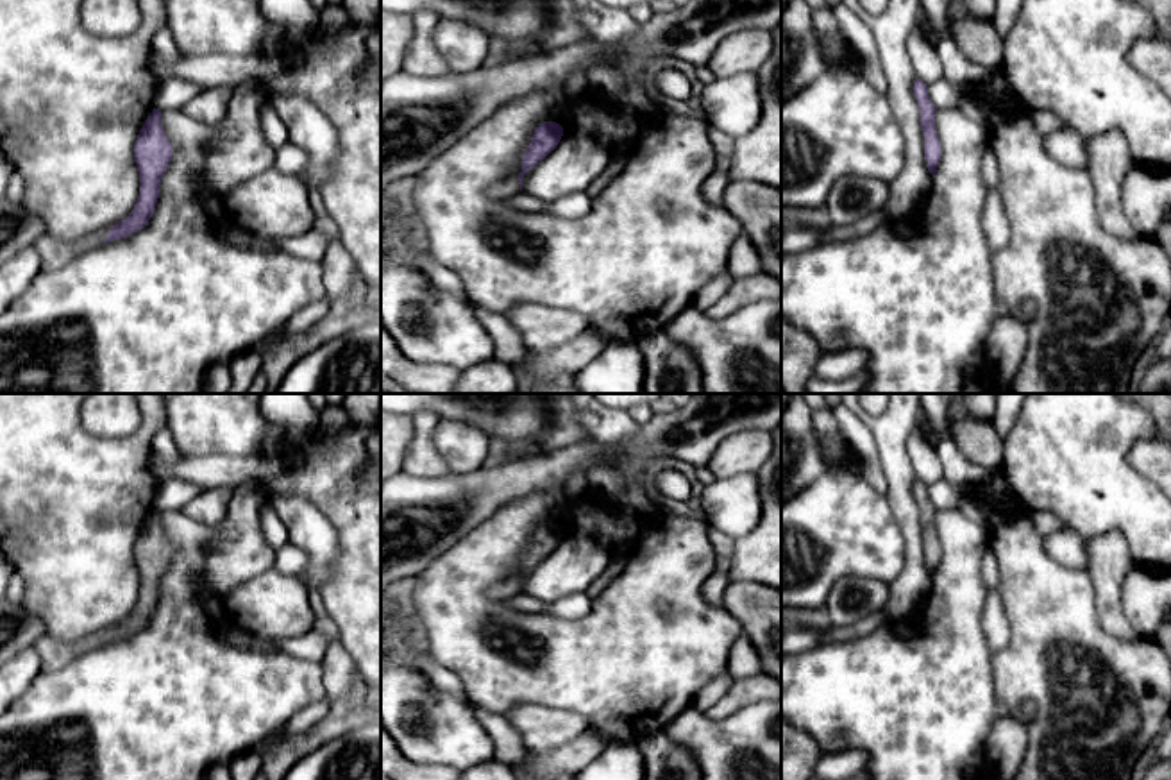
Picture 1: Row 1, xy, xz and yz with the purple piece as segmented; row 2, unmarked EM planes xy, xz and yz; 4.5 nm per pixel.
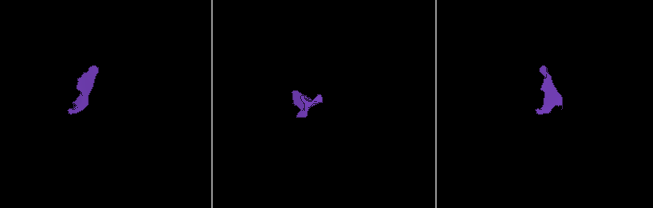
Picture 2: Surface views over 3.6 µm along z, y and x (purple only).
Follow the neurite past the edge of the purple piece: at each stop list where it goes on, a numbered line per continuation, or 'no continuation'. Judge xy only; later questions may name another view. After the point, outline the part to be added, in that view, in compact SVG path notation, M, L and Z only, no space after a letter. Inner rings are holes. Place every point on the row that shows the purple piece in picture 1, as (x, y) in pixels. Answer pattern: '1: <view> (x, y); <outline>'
1: xy (54, 253); M109 229L98 234L93 234L93 236L79 238L79 240L61 240L61 238L54 238L52 234L45 233L36 242L36 249L41 258L41 270L50 272L50 270L57 270L64 267L66 263L75 259L80 252L104 243L107 234L109 234Z

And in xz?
1: xz (508, 186); M518 174L502 179L501 182L493 184L488 191L490 197L506 200L511 195L520 191Z

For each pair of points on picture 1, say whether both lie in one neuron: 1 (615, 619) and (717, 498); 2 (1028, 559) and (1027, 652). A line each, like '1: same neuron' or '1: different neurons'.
1: different neurons
2: same neuron

